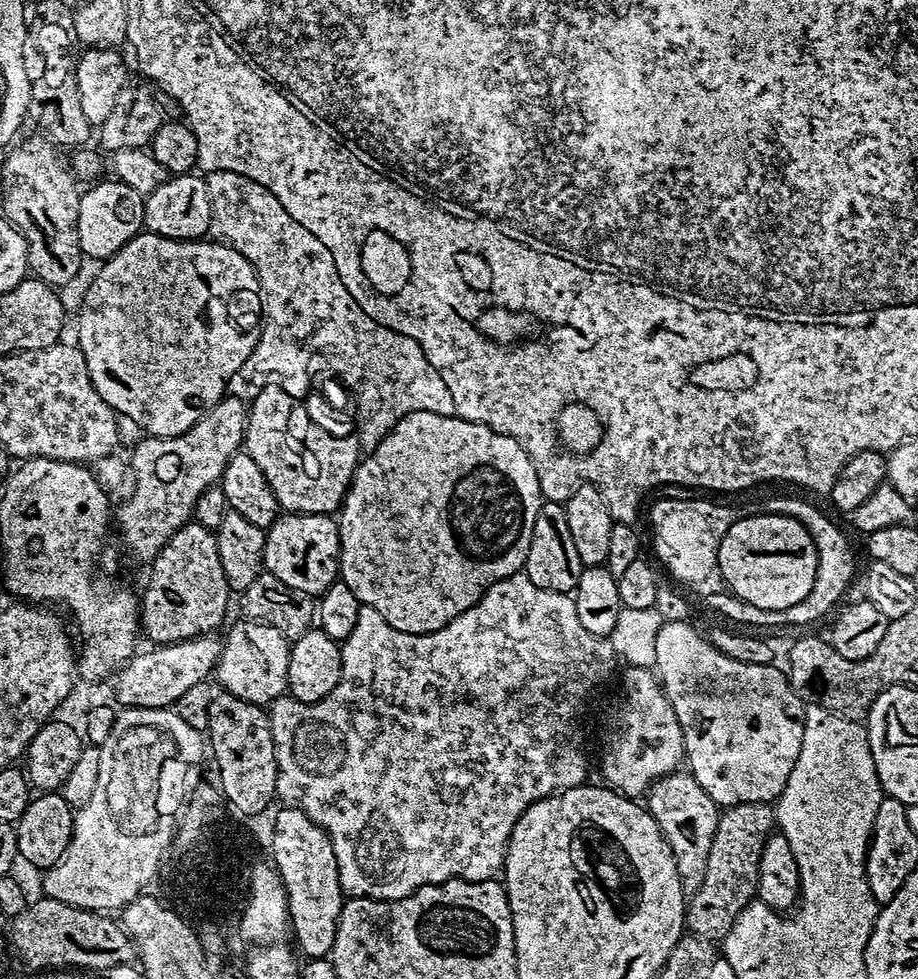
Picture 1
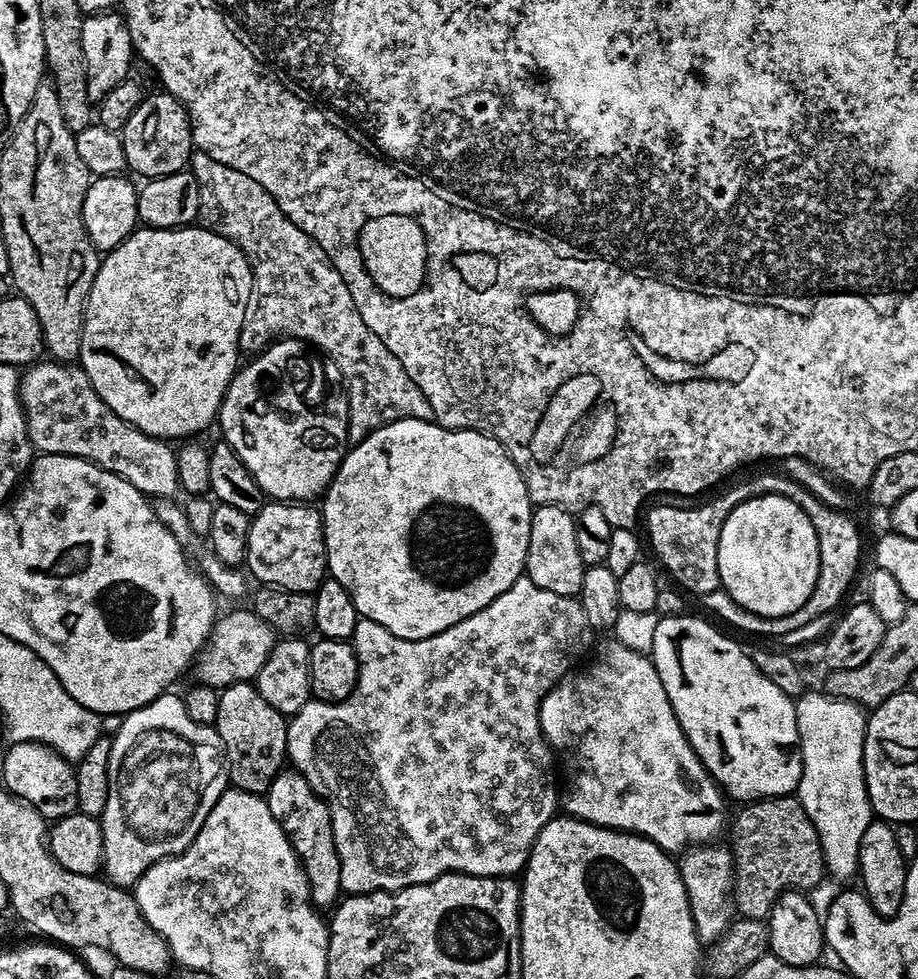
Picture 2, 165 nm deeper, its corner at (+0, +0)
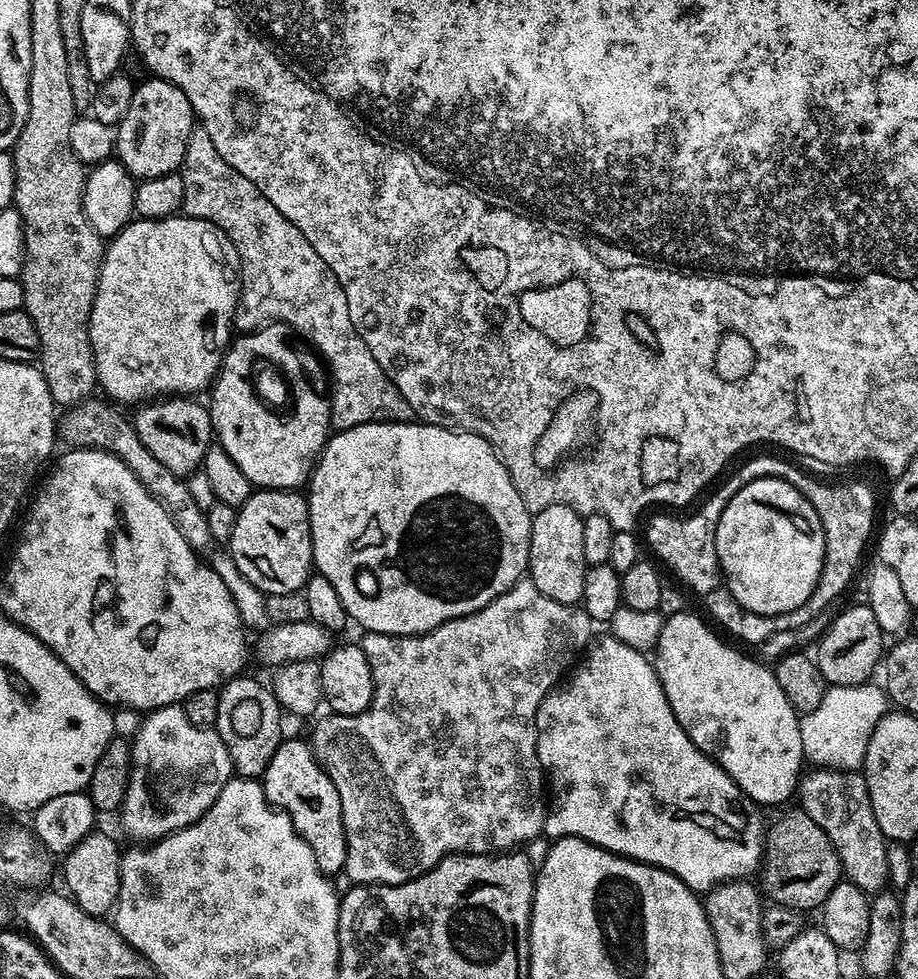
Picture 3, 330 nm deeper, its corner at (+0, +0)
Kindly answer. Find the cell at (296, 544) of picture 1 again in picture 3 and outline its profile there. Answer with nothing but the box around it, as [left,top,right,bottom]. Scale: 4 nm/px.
[227,488,314,596]

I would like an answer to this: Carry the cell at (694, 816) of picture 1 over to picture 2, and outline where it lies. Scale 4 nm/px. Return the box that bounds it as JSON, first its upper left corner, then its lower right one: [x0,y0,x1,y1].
[678,842,736,946]

